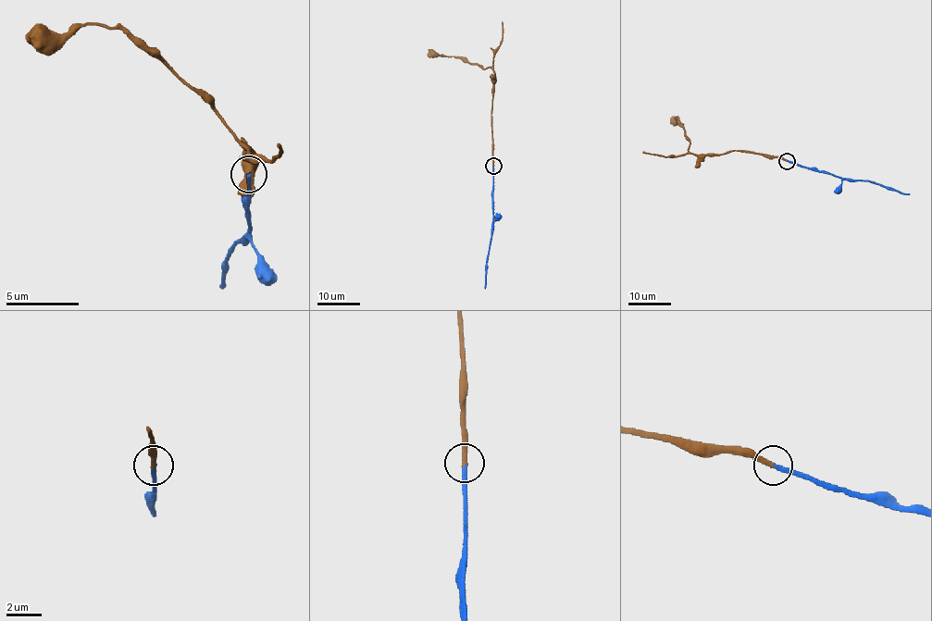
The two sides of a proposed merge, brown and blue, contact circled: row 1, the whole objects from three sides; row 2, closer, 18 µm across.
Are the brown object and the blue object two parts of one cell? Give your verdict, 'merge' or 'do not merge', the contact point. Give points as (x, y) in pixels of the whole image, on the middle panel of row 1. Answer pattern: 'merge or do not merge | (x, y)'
merge | (493, 166)

